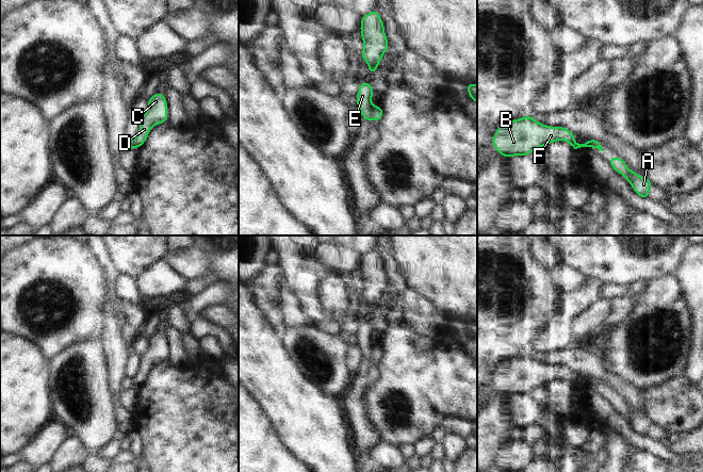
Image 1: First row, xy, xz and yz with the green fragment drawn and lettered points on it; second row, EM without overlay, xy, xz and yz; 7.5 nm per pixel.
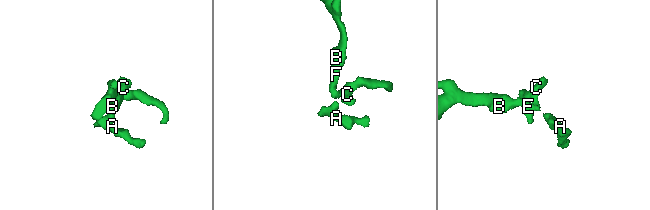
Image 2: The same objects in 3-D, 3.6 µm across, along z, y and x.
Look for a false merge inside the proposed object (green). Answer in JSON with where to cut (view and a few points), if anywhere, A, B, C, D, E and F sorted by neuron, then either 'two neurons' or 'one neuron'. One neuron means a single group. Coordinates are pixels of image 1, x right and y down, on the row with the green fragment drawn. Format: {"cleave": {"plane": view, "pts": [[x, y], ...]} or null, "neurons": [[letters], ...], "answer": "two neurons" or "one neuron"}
{"cleave": {"plane": "xz", "pts": [[373, 106], [369, 117]]}, "neurons": [["A", "C", "D"], ["B", "E", "F"]], "answer": "two neurons"}

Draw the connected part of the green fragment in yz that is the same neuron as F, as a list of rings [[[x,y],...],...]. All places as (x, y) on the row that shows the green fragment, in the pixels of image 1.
[[[529,115],[500,125],[491,145],[502,157],[511,158],[528,156],[533,150],[556,141],[566,141],[574,149],[590,147],[587,142],[577,144],[574,133],[567,128],[545,126]]]

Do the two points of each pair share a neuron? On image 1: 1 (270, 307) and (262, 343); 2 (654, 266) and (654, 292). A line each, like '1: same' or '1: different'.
1: different
2: different

